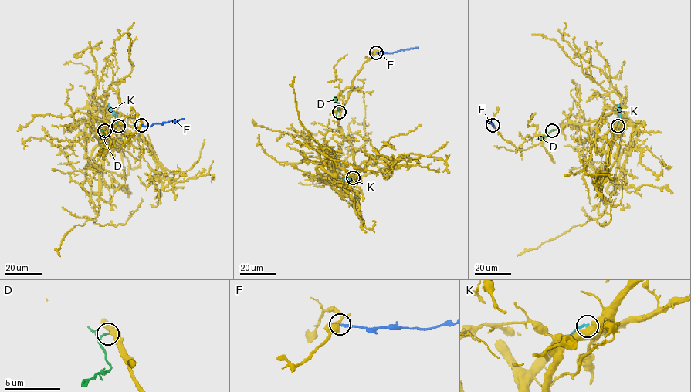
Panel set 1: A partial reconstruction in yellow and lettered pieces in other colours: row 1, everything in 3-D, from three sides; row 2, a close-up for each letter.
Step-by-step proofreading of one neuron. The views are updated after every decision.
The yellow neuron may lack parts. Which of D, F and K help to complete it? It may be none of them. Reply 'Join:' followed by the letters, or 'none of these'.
Join: D

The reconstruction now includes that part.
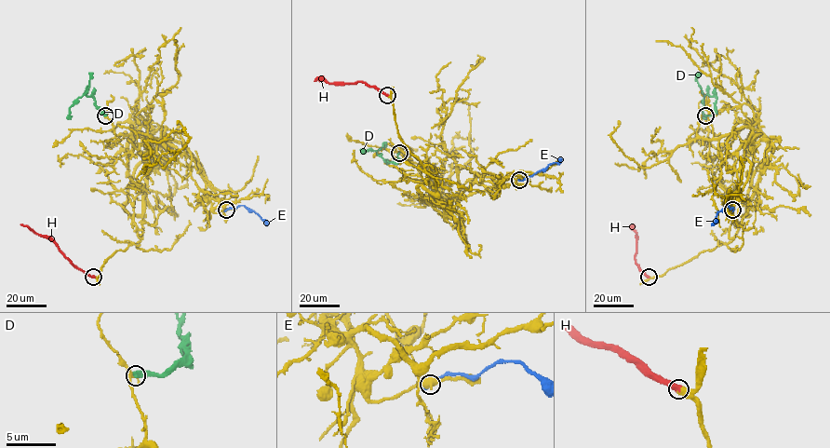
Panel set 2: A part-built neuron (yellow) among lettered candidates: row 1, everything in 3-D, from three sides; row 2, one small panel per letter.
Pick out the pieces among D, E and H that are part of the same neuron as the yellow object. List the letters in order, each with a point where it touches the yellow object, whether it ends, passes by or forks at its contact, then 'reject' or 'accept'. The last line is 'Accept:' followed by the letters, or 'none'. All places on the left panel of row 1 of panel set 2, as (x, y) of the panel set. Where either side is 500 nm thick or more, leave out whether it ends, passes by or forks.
D: meets yellow at (105, 115); reject
E: meets yellow at (226, 210); reject
H: meets yellow at (93, 277); accept
Accept: H

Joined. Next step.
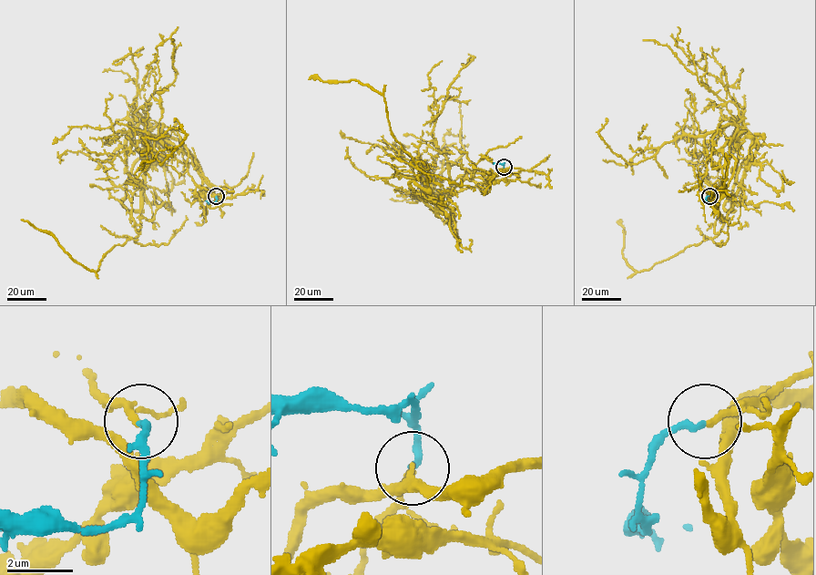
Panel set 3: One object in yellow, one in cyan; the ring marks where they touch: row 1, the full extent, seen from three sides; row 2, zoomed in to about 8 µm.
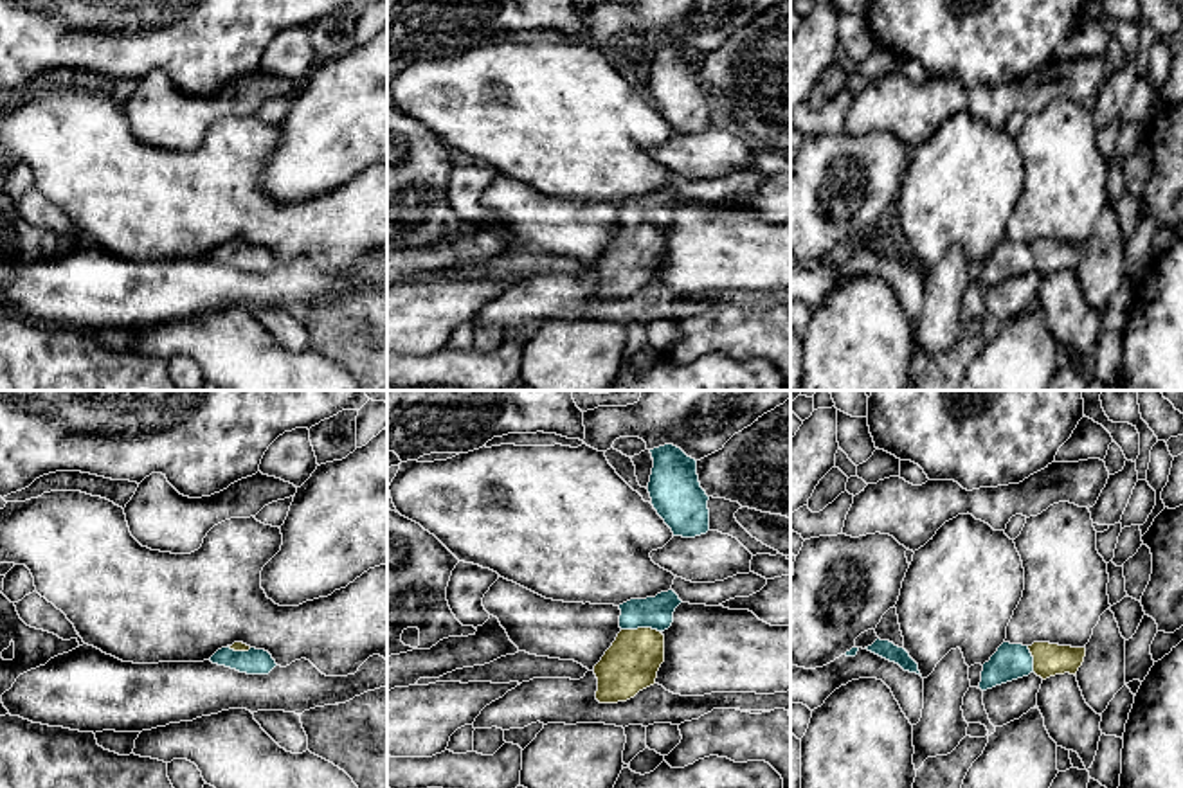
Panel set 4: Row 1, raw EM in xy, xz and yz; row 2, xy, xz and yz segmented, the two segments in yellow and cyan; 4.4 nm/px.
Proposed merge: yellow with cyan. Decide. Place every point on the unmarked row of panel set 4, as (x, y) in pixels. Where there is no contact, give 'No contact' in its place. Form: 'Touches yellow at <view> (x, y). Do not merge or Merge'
Touches yellow at xz (641, 225). Merge

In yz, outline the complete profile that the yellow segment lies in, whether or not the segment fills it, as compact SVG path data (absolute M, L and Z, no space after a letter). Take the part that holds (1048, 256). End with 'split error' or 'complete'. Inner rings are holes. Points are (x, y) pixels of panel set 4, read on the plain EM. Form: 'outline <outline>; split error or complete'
outline M1003 239L998 248L983 261L980 286L996 282L1035 270L1043 277L1055 272L1077 272L1086 254L1086 245L1034 239L1032 243Z; split error

